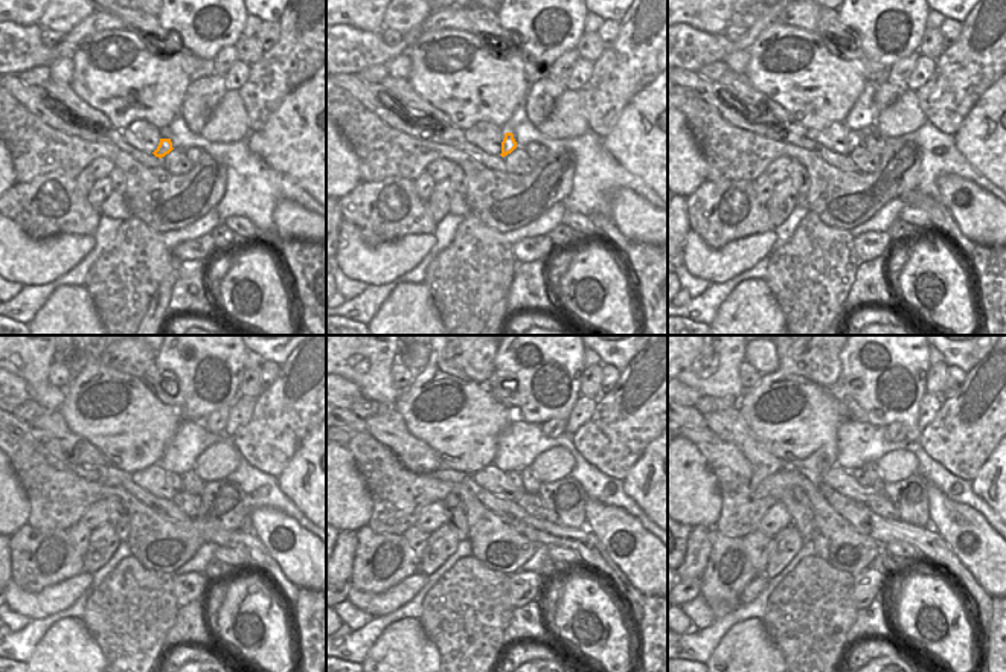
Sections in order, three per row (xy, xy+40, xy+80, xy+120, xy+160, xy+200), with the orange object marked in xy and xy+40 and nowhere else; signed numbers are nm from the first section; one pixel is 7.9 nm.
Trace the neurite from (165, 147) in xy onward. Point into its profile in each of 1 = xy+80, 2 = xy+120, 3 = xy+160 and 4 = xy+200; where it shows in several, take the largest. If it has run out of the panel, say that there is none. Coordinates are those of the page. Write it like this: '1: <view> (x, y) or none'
1: xy+80 (872, 139)
2: xy+120 (189, 480)
3: xy+160 (528, 479)
4: xy+200 (868, 474)

